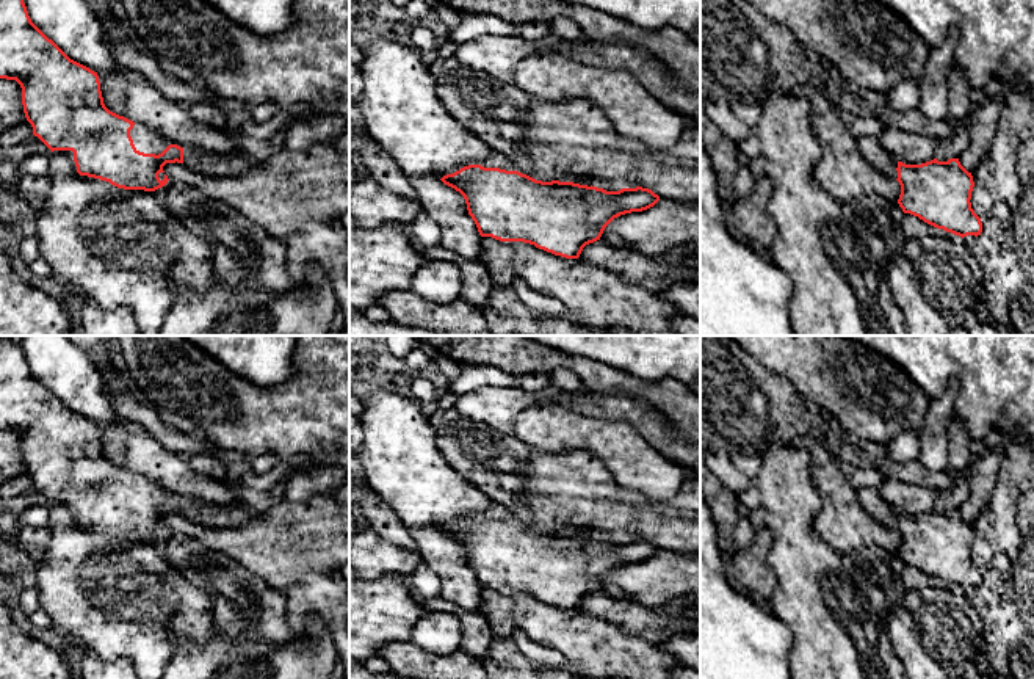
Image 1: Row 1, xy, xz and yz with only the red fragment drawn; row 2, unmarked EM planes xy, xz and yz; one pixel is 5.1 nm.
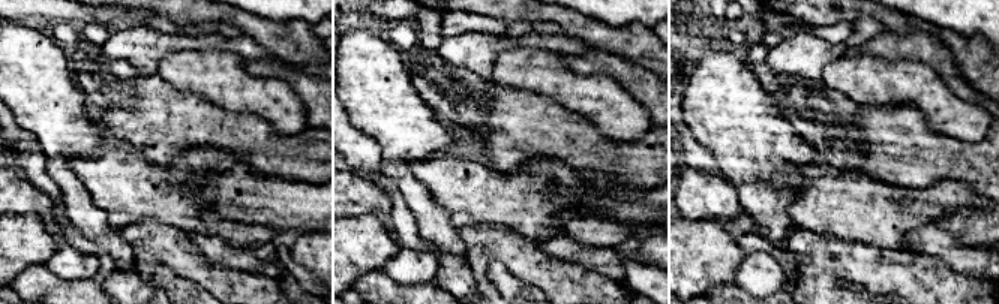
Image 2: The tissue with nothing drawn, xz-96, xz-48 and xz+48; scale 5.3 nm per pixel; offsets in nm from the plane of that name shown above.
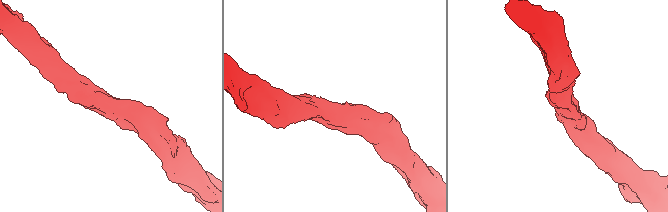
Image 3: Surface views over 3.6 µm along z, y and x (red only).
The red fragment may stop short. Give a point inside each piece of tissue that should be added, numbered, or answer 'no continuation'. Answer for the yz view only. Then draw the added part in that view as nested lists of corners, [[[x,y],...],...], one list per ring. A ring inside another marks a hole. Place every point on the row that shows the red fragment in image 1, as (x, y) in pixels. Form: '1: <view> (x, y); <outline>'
1: yz (870, 148); [[[862,136],[857,140],[857,147],[874,169],[890,179],[898,179],[898,162],[884,151],[879,136]]]

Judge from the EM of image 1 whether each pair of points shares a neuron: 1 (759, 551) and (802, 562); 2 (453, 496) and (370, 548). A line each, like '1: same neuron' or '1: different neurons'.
1: different neurons
2: different neurons

